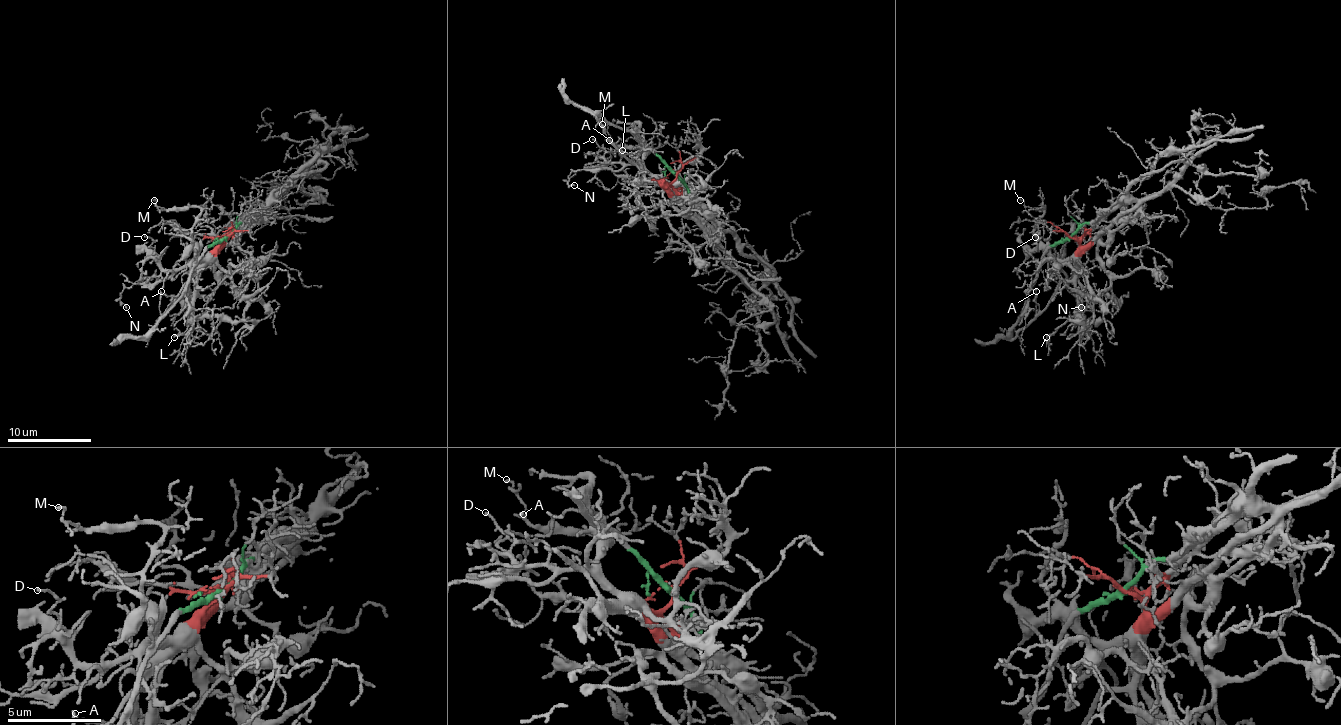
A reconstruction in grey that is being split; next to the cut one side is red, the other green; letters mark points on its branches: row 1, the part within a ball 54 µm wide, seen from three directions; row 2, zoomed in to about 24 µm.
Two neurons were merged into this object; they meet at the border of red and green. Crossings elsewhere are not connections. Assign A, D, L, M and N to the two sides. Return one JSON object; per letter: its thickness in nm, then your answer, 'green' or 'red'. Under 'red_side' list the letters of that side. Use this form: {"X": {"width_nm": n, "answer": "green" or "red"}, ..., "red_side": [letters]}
{"A": {"width_nm": 90, "answer": "red"}, "D": {"width_nm": 110, "answer": "red"}, "L": {"width_nm": 130, "answer": "red"}, "M": {"width_nm": 100, "answer": "red"}, "N": {"width_nm": 140, "answer": "red"}, "red_side": ["A", "D", "L", "M", "N"]}

